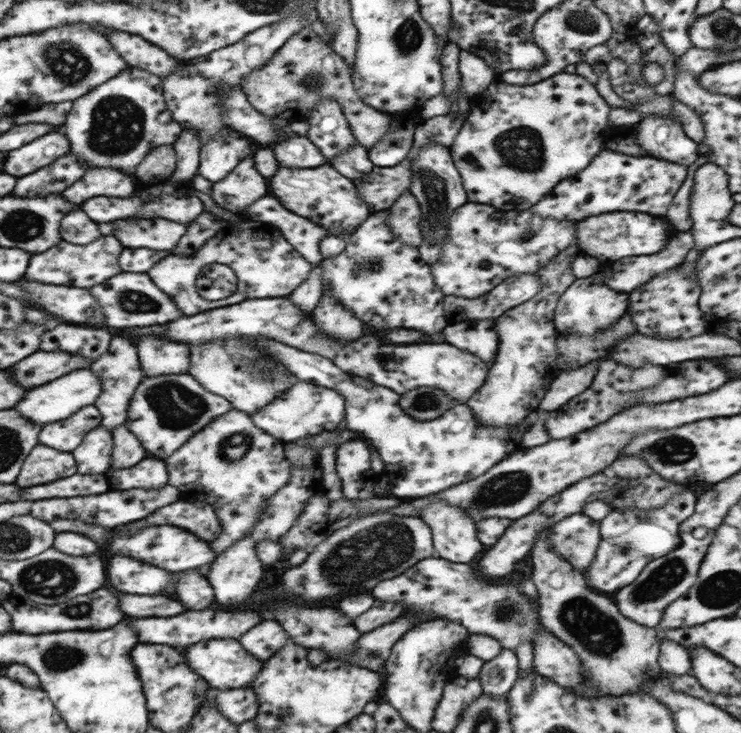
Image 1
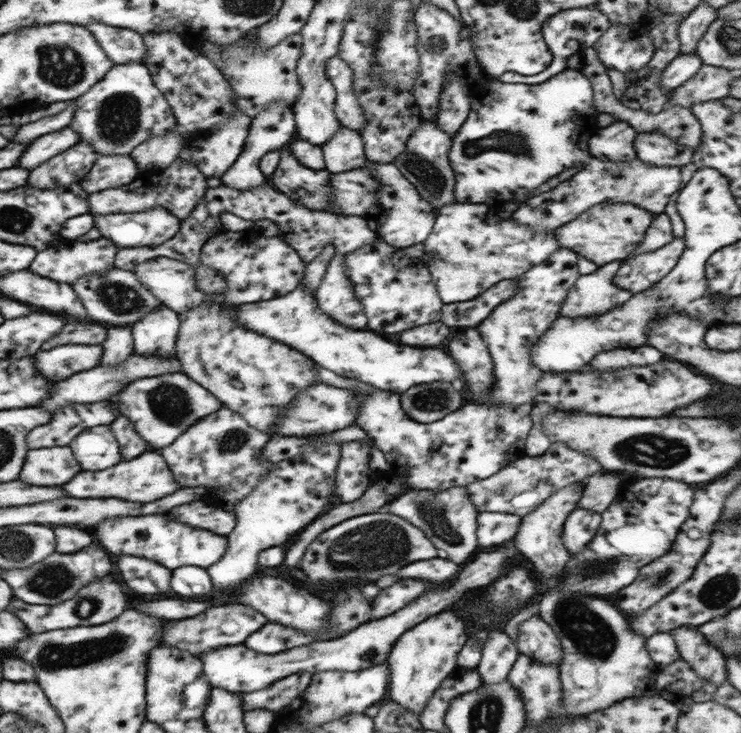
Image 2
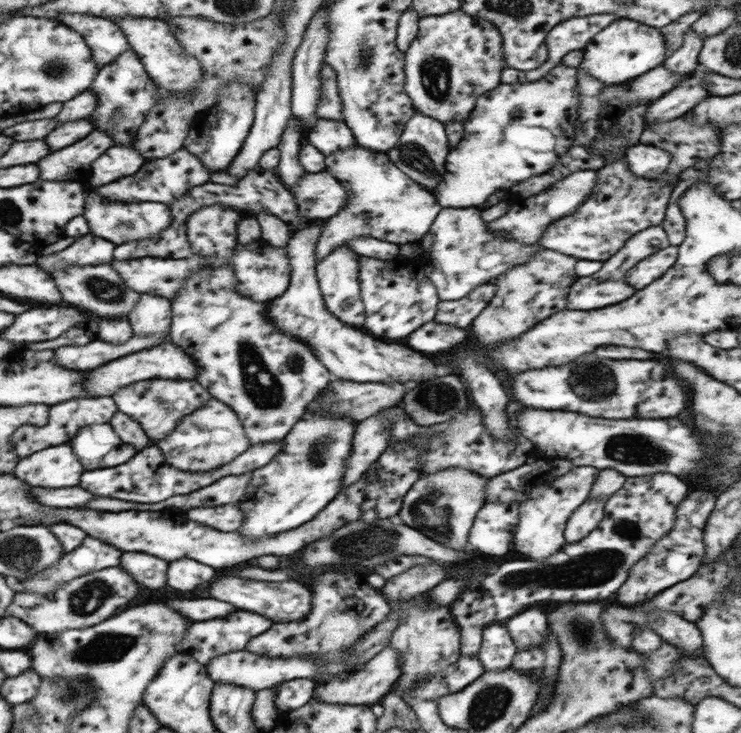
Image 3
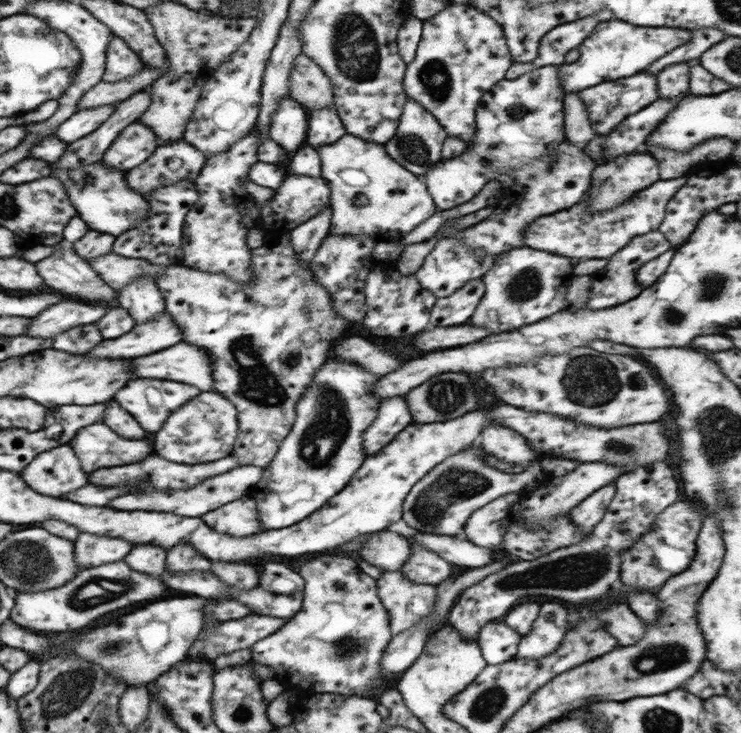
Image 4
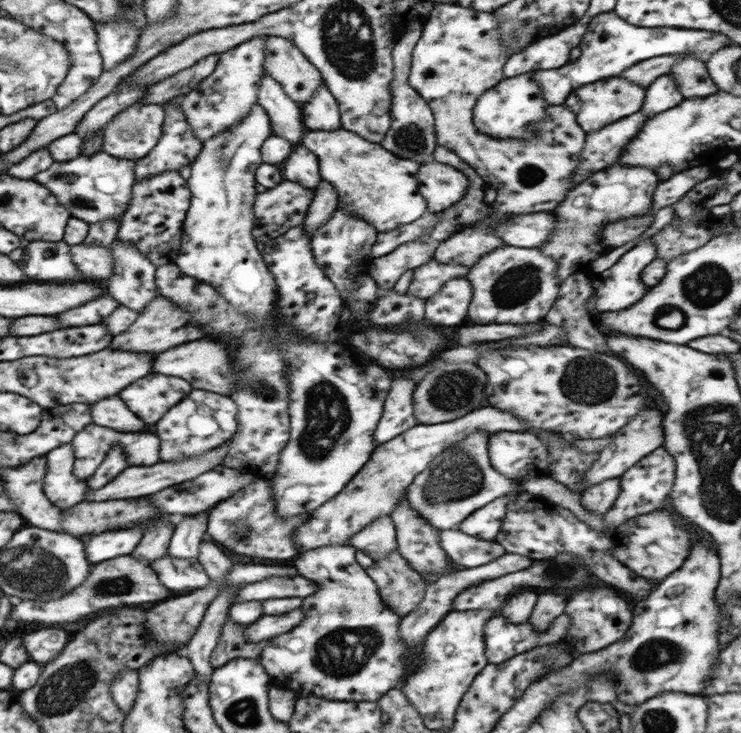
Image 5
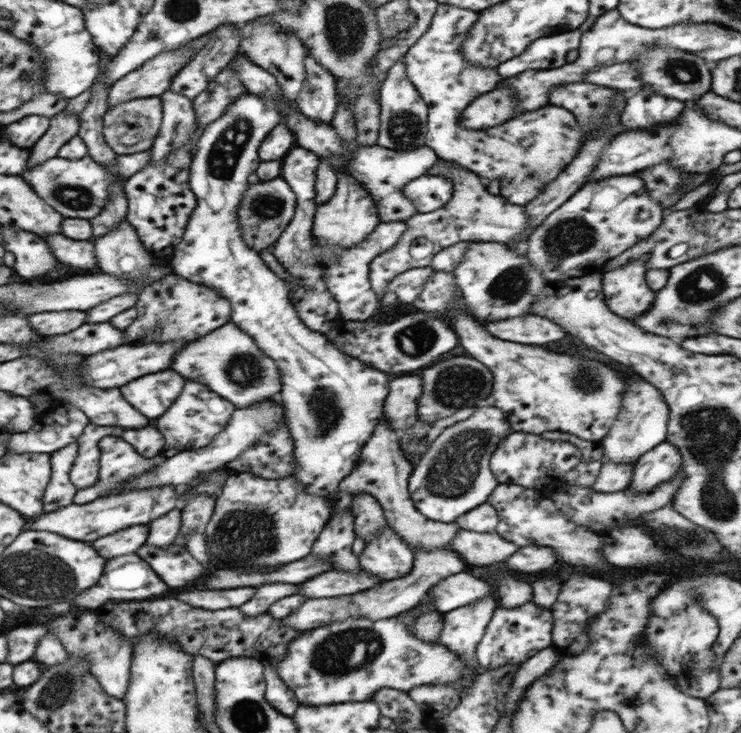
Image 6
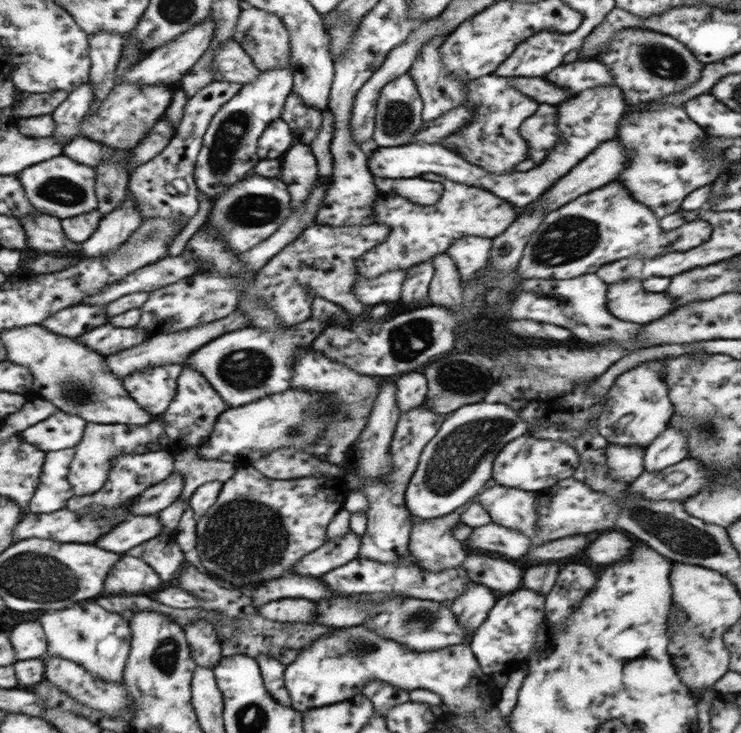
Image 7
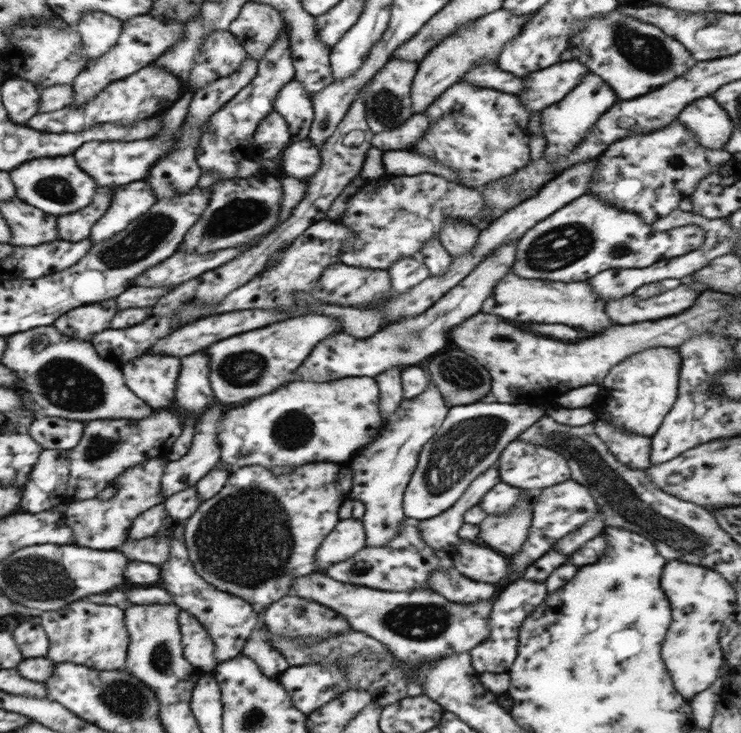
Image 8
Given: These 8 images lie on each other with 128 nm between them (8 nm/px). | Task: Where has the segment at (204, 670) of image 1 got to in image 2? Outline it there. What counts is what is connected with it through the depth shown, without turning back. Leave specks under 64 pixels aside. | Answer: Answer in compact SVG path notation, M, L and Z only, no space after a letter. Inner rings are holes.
M508 540L500 550L482 552L482 554L478 552L474 562L470 562L468 566L462 568L458 580L454 580L454 584L450 584L450 588L430 590L430 592L422 594L418 600L412 600L410 604L406 604L404 608L386 616L386 618L362 623L358 628L348 632L348 636L341 636L329 641L314 642L296 647L294 650L288 650L288 652L272 655L260 654L254 650L248 650L244 646L226 645L200 653L197 657L202 661L206 678L213 688L222 688L238 693L266 688L274 682L300 671L306 671L314 675L314 673L322 671L348 670L348 672L356 672L372 668L372 666L378 666L382 662L387 662L394 643L398 641L402 634L410 630L412 626L420 624L422 620L426 620L429 616L442 612L446 606L454 604L468 588L474 589L476 586L488 586L496 578L500 578L502 574L505 574L506 568L508 568L508 560L514 558L516 554L518 554L518 550L516 550L516 542L514 540Z

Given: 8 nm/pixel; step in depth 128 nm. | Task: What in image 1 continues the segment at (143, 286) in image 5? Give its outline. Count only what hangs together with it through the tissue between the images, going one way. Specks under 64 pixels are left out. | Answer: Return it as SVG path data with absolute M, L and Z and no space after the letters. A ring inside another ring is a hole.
M142 338L138 342L138 352L142 352L142 368L146 368L146 376L180 374L190 368L190 348L186 344Z

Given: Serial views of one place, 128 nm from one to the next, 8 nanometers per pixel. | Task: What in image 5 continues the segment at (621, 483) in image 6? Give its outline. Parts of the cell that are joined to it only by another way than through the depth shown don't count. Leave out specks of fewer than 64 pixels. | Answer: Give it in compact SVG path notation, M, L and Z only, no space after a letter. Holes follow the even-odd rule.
M610 478L604 482L598 482L581 493L580 505L585 512L604 516L614 505L614 501L620 495L621 478Z

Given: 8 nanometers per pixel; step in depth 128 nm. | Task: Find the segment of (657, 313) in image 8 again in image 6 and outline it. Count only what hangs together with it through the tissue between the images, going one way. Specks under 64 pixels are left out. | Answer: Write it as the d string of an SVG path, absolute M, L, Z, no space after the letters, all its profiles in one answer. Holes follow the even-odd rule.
M640 256L638 260L628 262L642 264L642 268L628 268L628 264L624 264L622 268L604 274L602 288L606 304L614 314L622 318L634 318L642 314L646 308L650 308L654 300L654 292L644 282L646 258L648 256Z

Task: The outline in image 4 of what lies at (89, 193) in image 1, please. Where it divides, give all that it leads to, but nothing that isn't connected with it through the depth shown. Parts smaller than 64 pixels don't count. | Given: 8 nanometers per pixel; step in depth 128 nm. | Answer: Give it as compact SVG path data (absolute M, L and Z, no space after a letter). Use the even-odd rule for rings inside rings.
M138 118L119 132L101 162L108 168L127 172L149 160L160 144L162 140L156 137L154 130Z

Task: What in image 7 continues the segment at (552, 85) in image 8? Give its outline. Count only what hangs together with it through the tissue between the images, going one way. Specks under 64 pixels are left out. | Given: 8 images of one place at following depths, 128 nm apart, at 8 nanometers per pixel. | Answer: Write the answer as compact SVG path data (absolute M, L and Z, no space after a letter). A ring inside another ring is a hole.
M578 60L574 64L563 64L545 74L546 81L566 88L574 94L594 88L594 86L617 86L612 69L602 62Z

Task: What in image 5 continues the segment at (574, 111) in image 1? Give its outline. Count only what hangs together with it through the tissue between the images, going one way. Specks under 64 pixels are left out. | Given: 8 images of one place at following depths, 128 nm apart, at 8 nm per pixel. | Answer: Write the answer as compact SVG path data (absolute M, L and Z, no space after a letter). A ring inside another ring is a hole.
M532 71L503 79L493 88L486 90L472 110L475 127L492 138L512 138L512 140L532 140L538 136L540 124L546 116L548 106L543 91L537 82L532 80ZM434 161L420 166L413 183L418 185L417 194L426 201L427 213L442 213L450 208L464 198L470 186L462 171Z

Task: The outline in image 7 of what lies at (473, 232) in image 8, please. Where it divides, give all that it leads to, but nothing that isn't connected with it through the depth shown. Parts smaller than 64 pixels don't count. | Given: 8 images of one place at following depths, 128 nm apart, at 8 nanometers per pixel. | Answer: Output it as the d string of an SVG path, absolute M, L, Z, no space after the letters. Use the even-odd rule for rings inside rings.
M464 236L454 240L454 244L446 250L454 260L461 282L471 282L480 276L480 270L488 266L492 240L482 236Z

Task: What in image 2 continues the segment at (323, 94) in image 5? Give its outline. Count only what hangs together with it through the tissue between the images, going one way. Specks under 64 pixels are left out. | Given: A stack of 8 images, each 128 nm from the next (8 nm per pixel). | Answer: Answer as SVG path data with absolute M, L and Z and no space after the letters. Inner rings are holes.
M343 126L321 147L325 168L333 174L361 169L367 162L364 148L360 133Z

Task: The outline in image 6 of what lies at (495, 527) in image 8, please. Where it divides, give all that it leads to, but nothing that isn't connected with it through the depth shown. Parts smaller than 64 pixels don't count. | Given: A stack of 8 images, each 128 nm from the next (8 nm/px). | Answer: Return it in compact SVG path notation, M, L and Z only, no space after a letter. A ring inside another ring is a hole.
M458 532L456 538L449 542L452 548L464 562L468 562L472 568L476 566L490 566L496 562L506 560L518 546L502 540L496 532L490 534L478 534L478 532Z

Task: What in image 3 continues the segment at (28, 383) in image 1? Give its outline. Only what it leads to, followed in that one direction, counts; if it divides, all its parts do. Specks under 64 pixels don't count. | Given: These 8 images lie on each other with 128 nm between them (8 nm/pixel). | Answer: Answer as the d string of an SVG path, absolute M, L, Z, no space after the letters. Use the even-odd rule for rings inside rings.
M134 336L134 340L128 340L126 344L122 346L112 346L112 344L106 344L106 342L90 342L86 346L66 346L66 348L58 348L54 352L58 352L58 364L62 364L64 368L68 370L92 370L92 368L98 368L114 358L120 358L120 356L126 356L130 352L138 352L138 350L144 350L144 348L150 348L158 344L154 338L140 338L140 336Z

